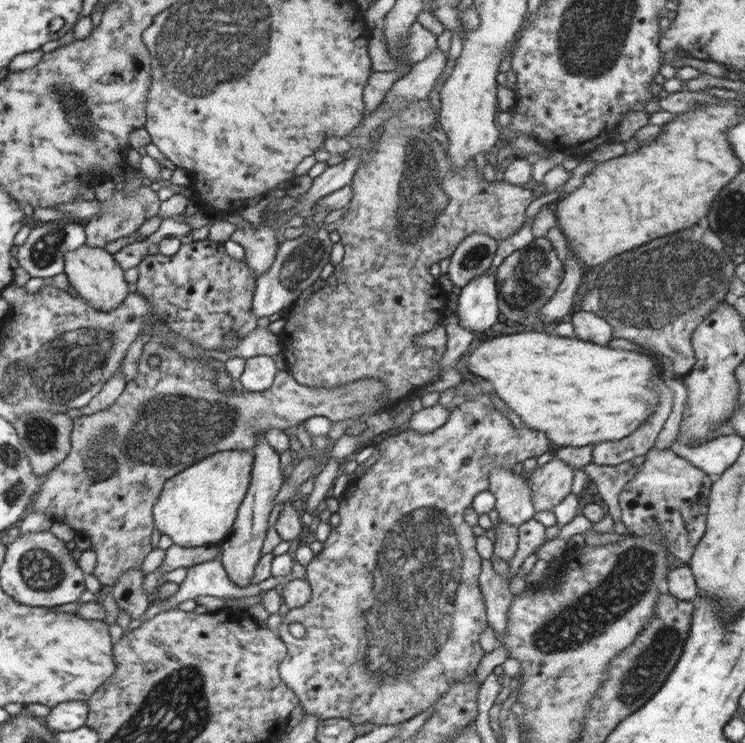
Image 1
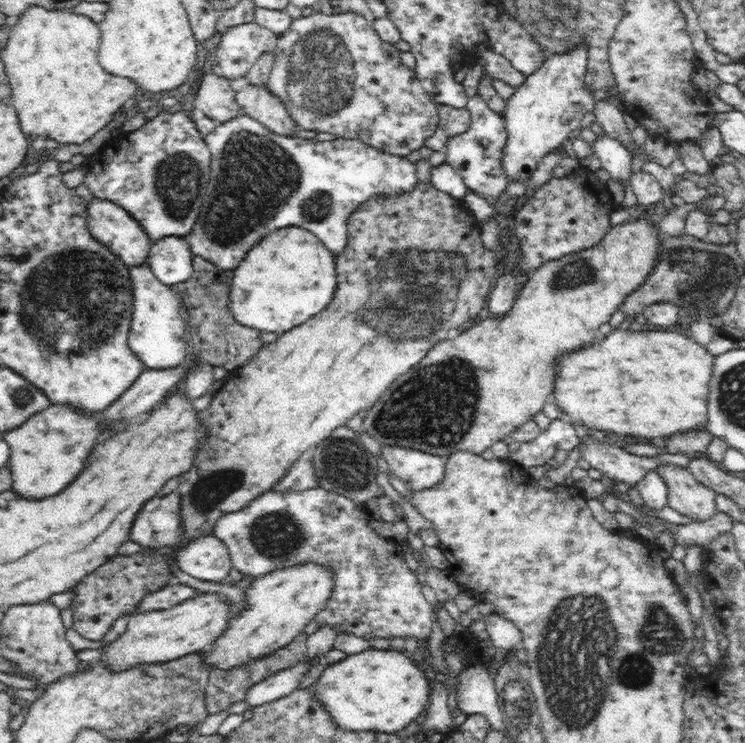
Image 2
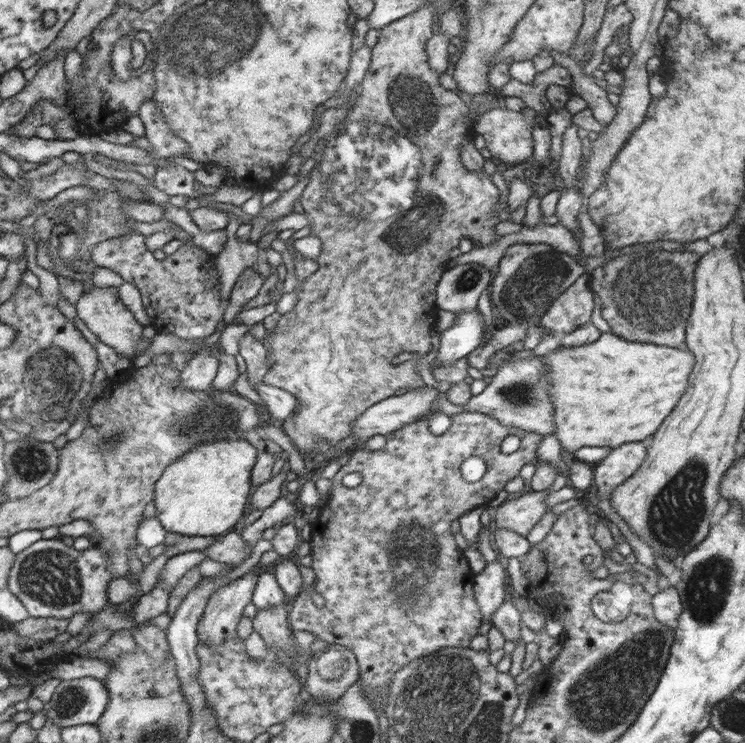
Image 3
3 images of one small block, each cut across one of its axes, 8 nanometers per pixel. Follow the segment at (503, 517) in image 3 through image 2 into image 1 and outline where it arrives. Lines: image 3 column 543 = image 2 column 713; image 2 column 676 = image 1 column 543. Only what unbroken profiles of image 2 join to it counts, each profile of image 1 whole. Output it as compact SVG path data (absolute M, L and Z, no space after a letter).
M553 457L550 462L540 466L528 476L535 512L553 510L572 493L571 486L575 471L573 466Z

